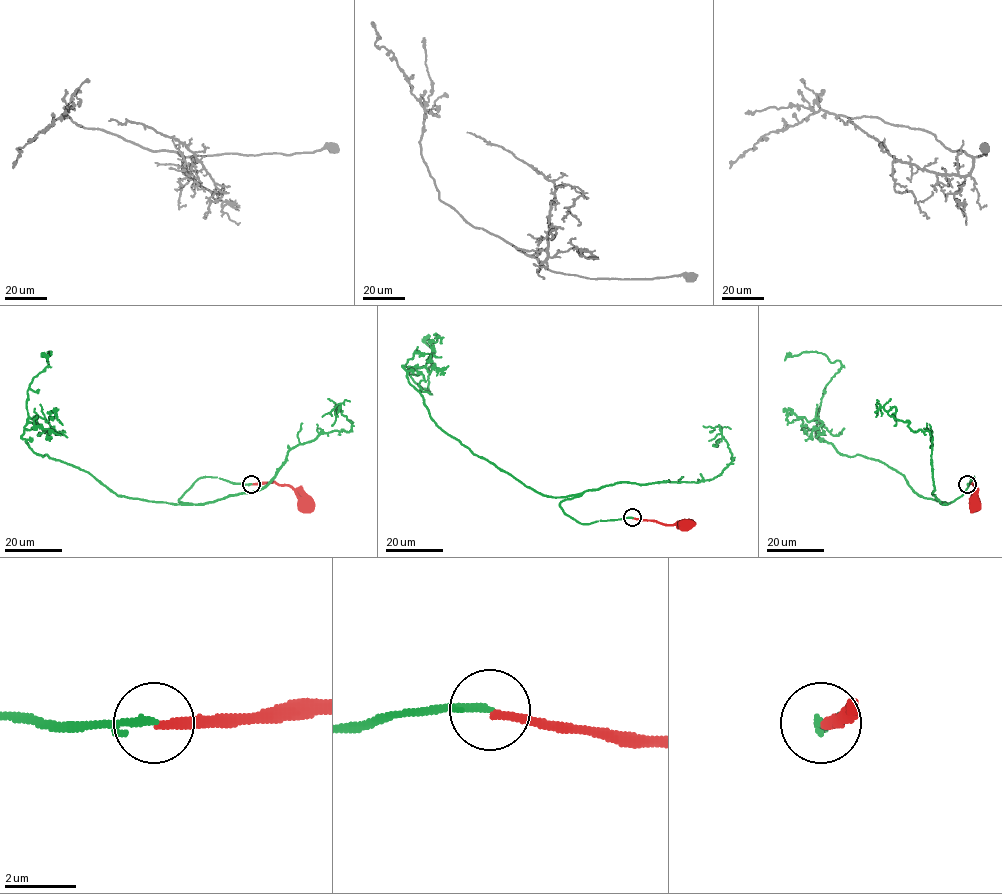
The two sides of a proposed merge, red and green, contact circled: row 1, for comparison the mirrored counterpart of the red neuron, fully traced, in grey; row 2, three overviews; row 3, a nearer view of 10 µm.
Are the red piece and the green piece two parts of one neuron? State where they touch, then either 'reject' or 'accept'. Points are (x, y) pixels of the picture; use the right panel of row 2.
at (967, 484); reject

